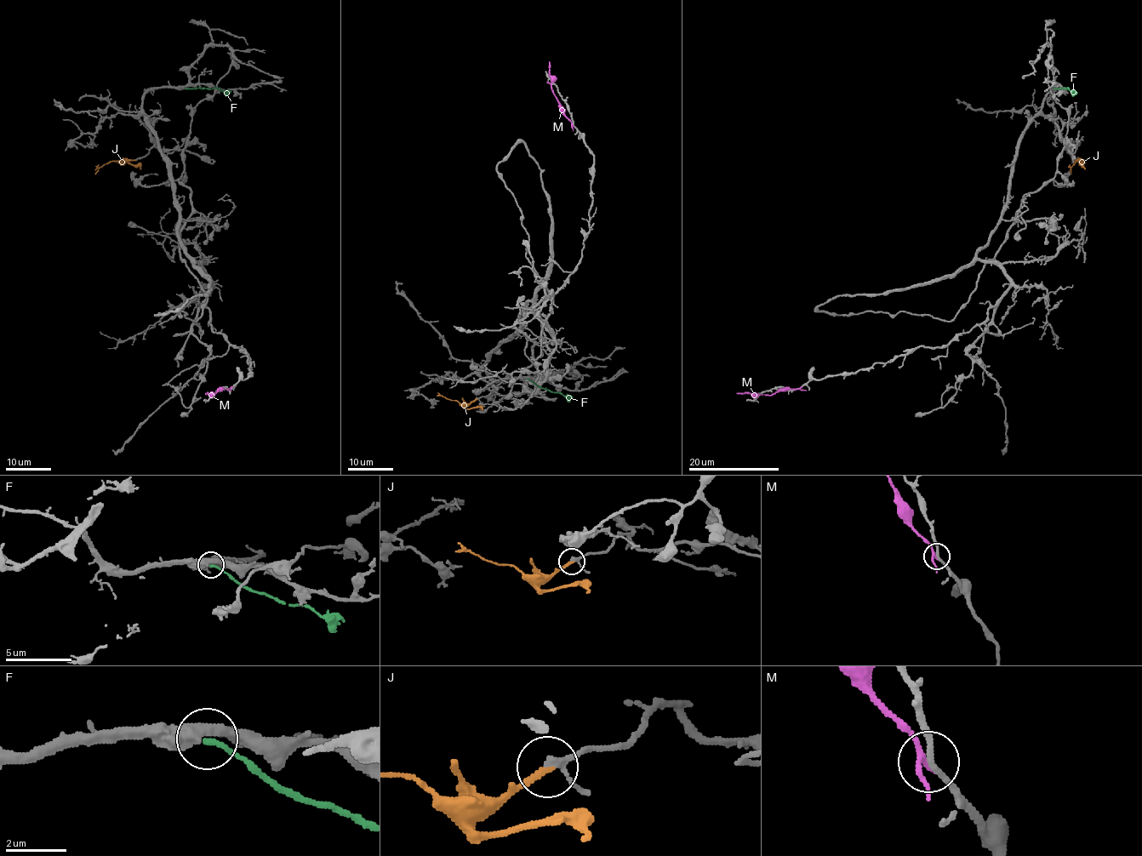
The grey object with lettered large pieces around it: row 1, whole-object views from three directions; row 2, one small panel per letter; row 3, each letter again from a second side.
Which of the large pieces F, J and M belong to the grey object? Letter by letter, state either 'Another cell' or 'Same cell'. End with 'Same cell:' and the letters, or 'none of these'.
F: Another cell
J: Same cell
M: Another cell
Same cell: J

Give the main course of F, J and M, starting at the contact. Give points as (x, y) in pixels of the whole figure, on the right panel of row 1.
F: (1054, 88), (1073, 91)
J: (1075, 160), (1079, 161), (1076, 161), (1070, 168), (1071, 174)
M: (800, 388), (779, 389), (767, 395), (736, 392)

